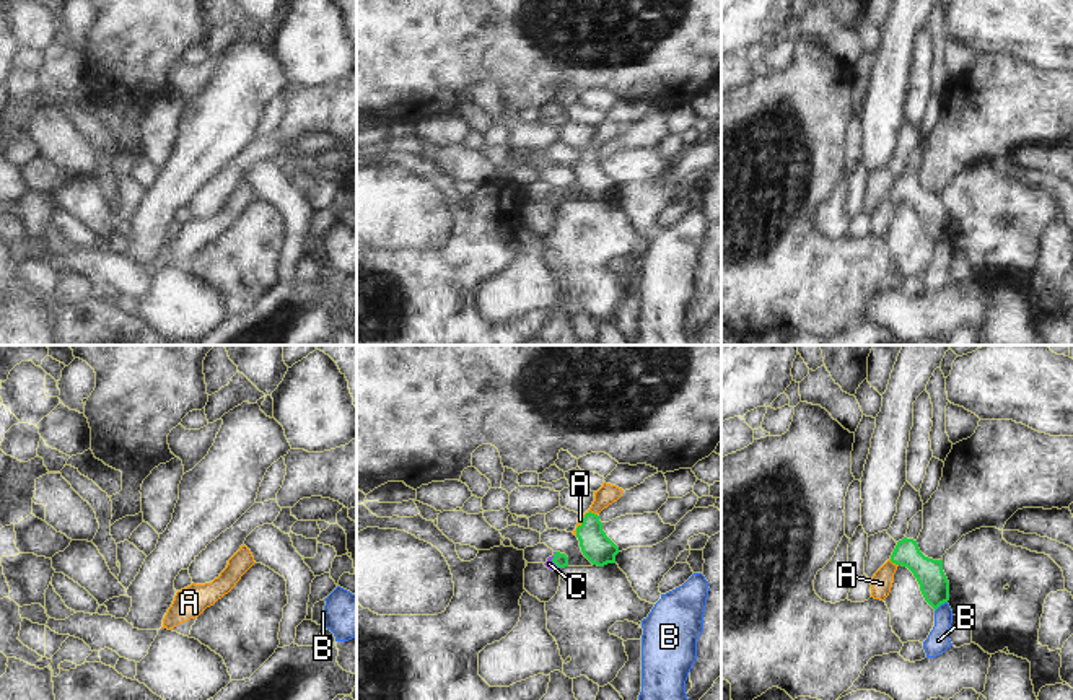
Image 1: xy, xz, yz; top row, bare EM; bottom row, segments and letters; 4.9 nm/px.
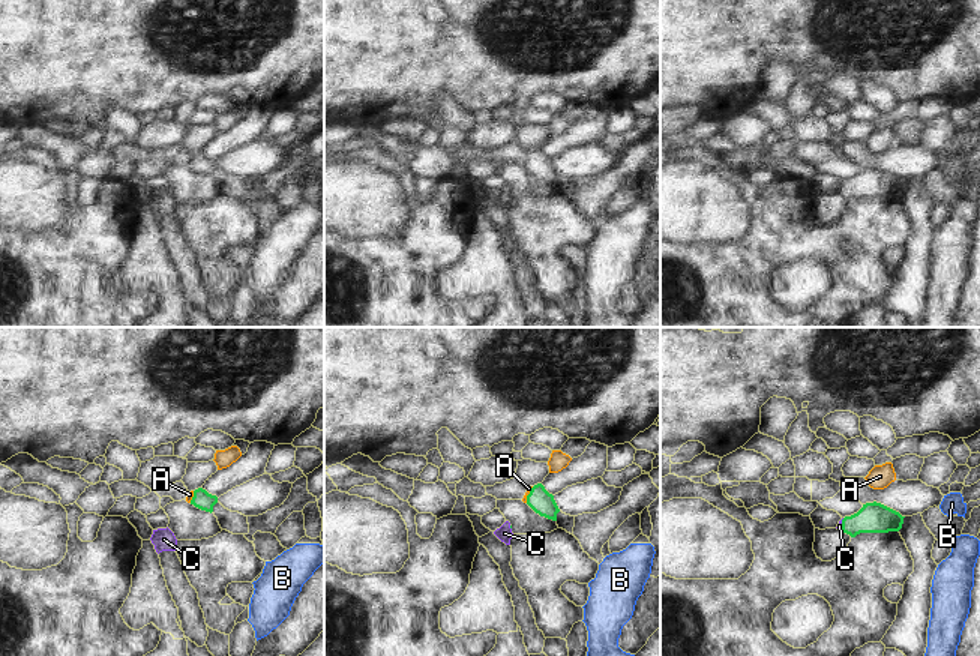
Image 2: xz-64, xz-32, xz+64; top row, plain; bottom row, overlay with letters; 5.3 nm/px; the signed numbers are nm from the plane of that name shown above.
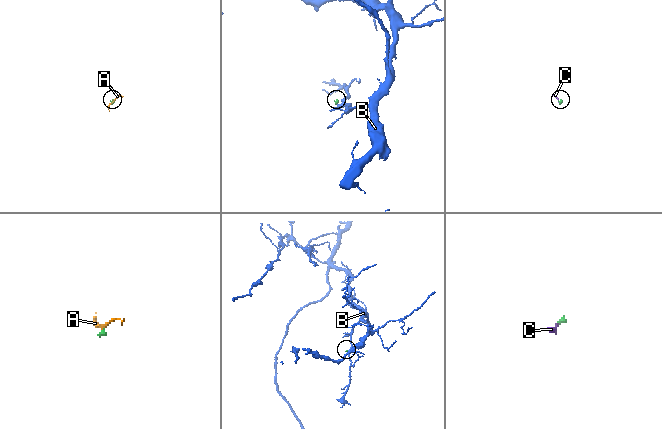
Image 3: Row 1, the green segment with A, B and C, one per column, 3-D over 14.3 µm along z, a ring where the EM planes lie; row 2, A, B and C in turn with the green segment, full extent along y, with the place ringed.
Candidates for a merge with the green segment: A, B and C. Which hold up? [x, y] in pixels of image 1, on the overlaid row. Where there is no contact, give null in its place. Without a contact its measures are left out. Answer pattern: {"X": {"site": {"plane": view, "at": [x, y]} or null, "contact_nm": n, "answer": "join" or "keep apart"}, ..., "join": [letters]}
{"A": {"site": {"plane": "yz", "at": [894, 562]}, "contact_nm": 60, "answer": "join"}, "B": {"site": {"plane": "yz", "at": [940, 604]}, "contact_nm": 80, "answer": "keep apart"}, "C": {"site": {"plane": "xz", "at": [552, 560]}, "contact_nm": 90, "answer": "join"}, "join": ["A", "C"]}

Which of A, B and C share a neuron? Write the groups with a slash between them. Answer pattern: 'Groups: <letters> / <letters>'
Groups: A C / B

